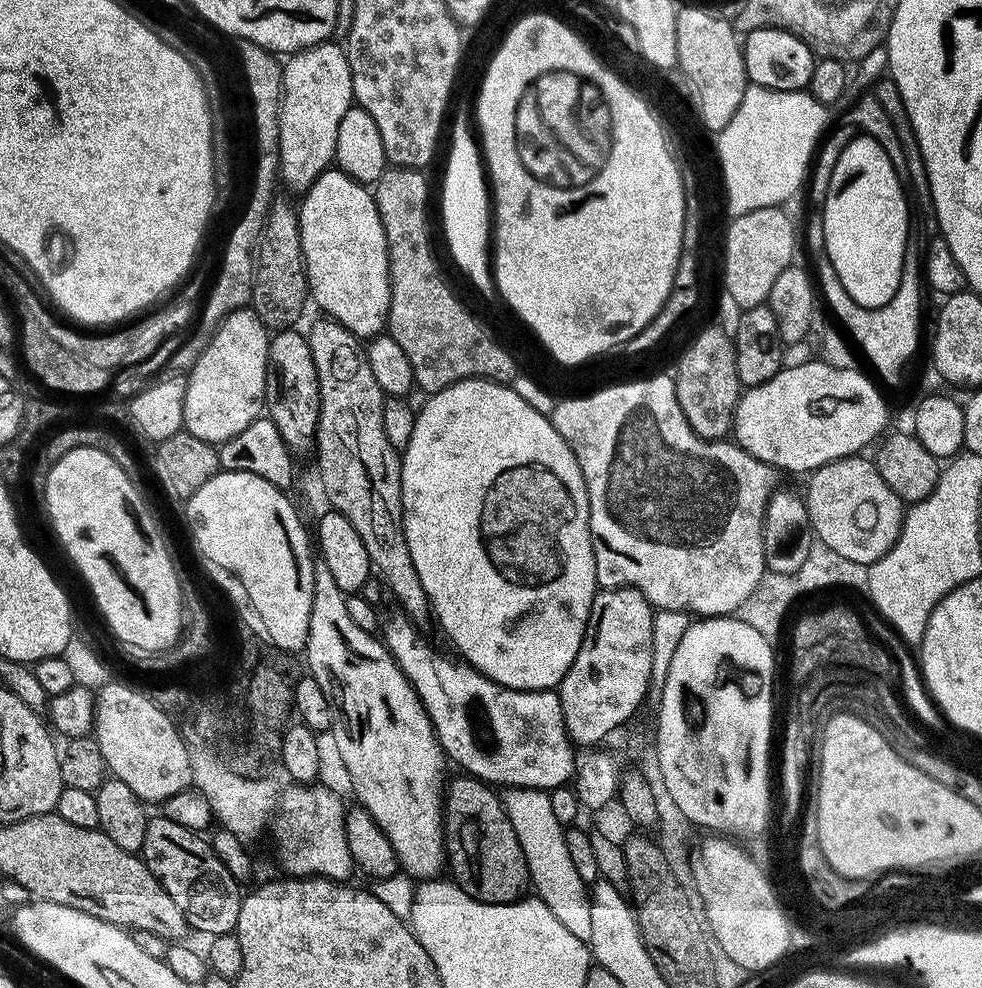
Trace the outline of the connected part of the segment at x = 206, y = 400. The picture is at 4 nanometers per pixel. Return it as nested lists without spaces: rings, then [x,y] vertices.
[[[251,310],[234,314],[214,334],[206,354],[198,358],[198,366],[186,377],[180,427],[187,435],[218,450],[261,419],[269,335]]]

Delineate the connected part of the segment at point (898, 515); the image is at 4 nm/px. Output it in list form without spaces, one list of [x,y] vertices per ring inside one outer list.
[[[871,459],[835,460],[816,477],[814,520],[824,531],[827,543],[853,565],[871,566],[890,558],[908,533],[910,505],[882,478]]]

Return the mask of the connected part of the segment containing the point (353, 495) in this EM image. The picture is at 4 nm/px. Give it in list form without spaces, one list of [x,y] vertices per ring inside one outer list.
[[[326,326],[320,333],[315,333],[316,358],[318,360],[318,378],[322,382],[322,398],[324,399],[324,429],[320,432],[320,454],[324,480],[322,487],[327,493],[331,507],[341,512],[362,534],[362,542],[366,542],[366,550],[370,554],[379,579],[392,591],[392,598],[403,614],[409,618],[408,628],[417,640],[421,649],[434,644],[432,628],[440,628],[438,614],[434,614],[434,606],[430,606],[430,598],[426,598],[426,590],[422,590],[422,582],[418,578],[418,570],[414,570],[414,562],[410,562],[410,550],[406,546],[404,519],[402,518],[402,502],[400,501],[400,461],[402,452],[394,448],[385,431],[385,419],[382,418],[383,404],[386,397],[382,386],[378,386],[373,371],[370,370],[370,358],[365,345],[354,343],[347,333],[335,326]]]

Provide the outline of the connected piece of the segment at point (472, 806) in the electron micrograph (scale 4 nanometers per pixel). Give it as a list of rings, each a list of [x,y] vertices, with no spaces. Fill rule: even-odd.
[[[460,774],[457,780],[447,781],[446,791],[442,796],[446,864],[449,869],[452,867],[451,879],[470,898],[484,903],[508,904],[525,895],[524,887],[527,889],[530,881],[526,858],[514,834],[514,826],[510,826],[510,818],[506,814],[501,797],[492,792],[495,791],[483,780],[469,774]]]

